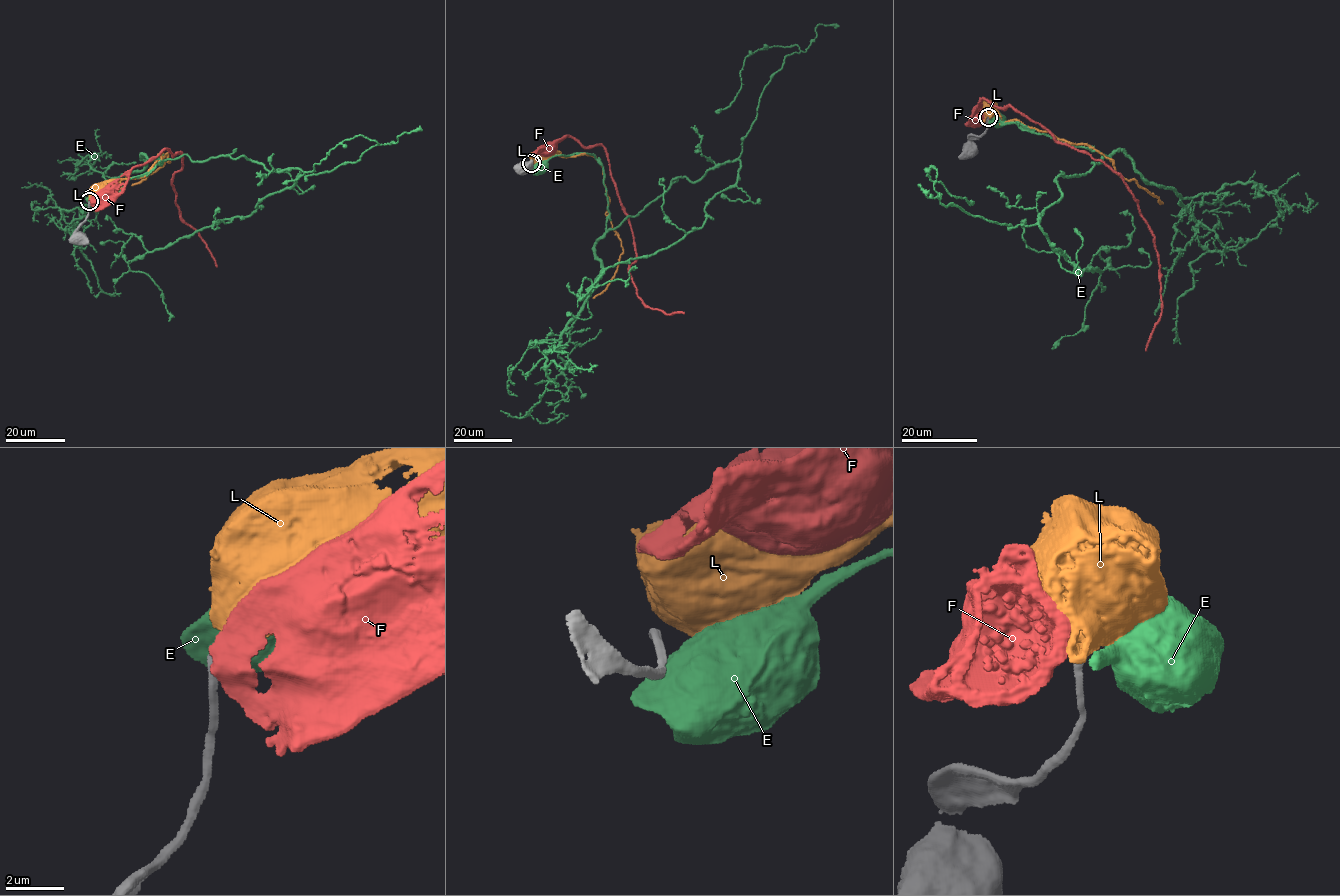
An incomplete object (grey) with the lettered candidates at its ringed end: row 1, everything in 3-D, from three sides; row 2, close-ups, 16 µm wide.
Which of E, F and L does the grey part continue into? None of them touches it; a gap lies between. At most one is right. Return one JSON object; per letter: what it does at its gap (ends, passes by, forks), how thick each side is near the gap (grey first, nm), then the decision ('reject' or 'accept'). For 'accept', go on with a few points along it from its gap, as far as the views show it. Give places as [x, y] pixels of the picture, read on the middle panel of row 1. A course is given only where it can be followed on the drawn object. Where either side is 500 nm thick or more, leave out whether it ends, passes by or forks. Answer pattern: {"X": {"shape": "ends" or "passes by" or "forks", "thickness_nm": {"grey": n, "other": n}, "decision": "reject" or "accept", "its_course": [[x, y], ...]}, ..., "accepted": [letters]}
{"E": {"thickness_nm": {"grey": 280, "other": 950}, "decision": "reject"}, "F": {"thickness_nm": {"grey": 280, "other": 750}, "decision": "reject"}, "L": {"thickness_nm": {"grey": 280, "other": 800}, "decision": "reject"}, "accepted": []}

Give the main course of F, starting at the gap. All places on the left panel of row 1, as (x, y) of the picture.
F: (90, 203), (108, 198)

